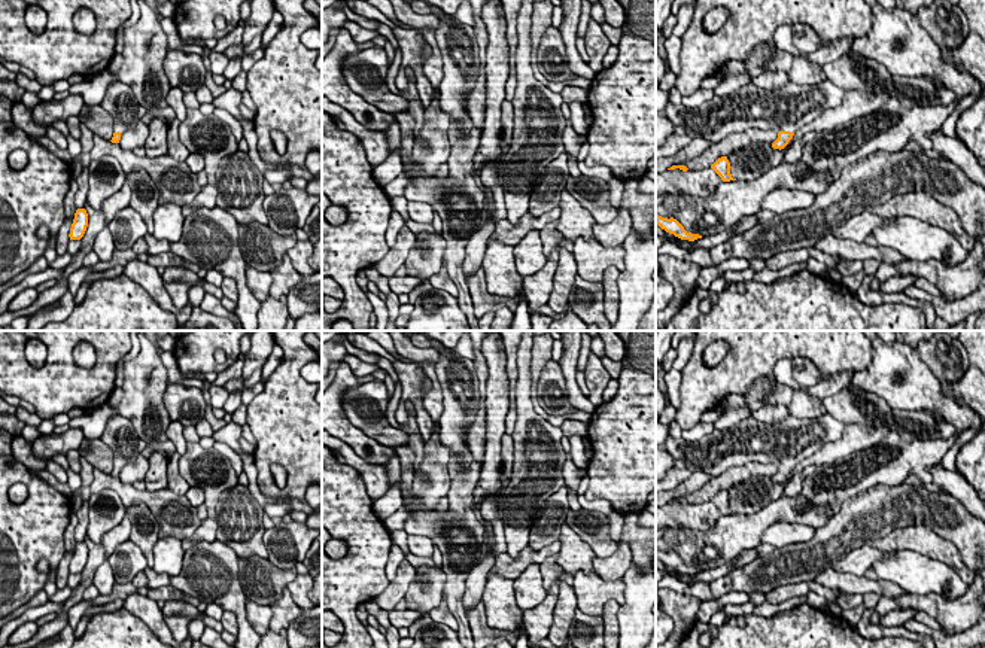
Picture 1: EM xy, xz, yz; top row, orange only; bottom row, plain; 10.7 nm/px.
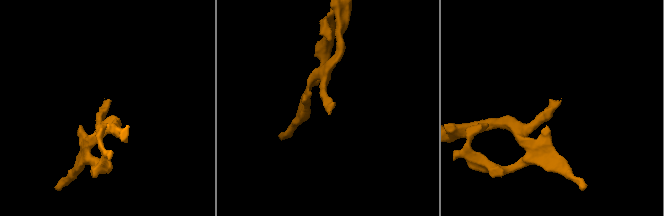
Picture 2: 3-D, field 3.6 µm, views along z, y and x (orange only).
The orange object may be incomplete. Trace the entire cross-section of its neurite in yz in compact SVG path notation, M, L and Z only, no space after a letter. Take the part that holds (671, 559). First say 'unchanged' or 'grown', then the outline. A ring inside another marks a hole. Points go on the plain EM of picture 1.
unchanged; M656 547L656 557L665 563L669 568L674 568L675 571L681 572L681 574L688 574L688 575L694 575L697 572L702 572L702 569L699 568L691 568L687 566L684 563L684 560L674 551L668 553L668 551L662 551Z

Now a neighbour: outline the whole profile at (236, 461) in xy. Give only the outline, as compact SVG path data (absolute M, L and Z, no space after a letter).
M215 441L212 444L212 448L215 448L218 453L221 453L229 459L231 466L234 468L237 475L240 475L243 472L243 460L231 447L228 447L227 444Z

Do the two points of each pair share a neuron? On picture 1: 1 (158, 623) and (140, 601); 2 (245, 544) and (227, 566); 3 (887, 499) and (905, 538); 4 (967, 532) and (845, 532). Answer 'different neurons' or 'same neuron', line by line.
1: same neuron
2: different neurons
3: different neurons
4: same neuron

